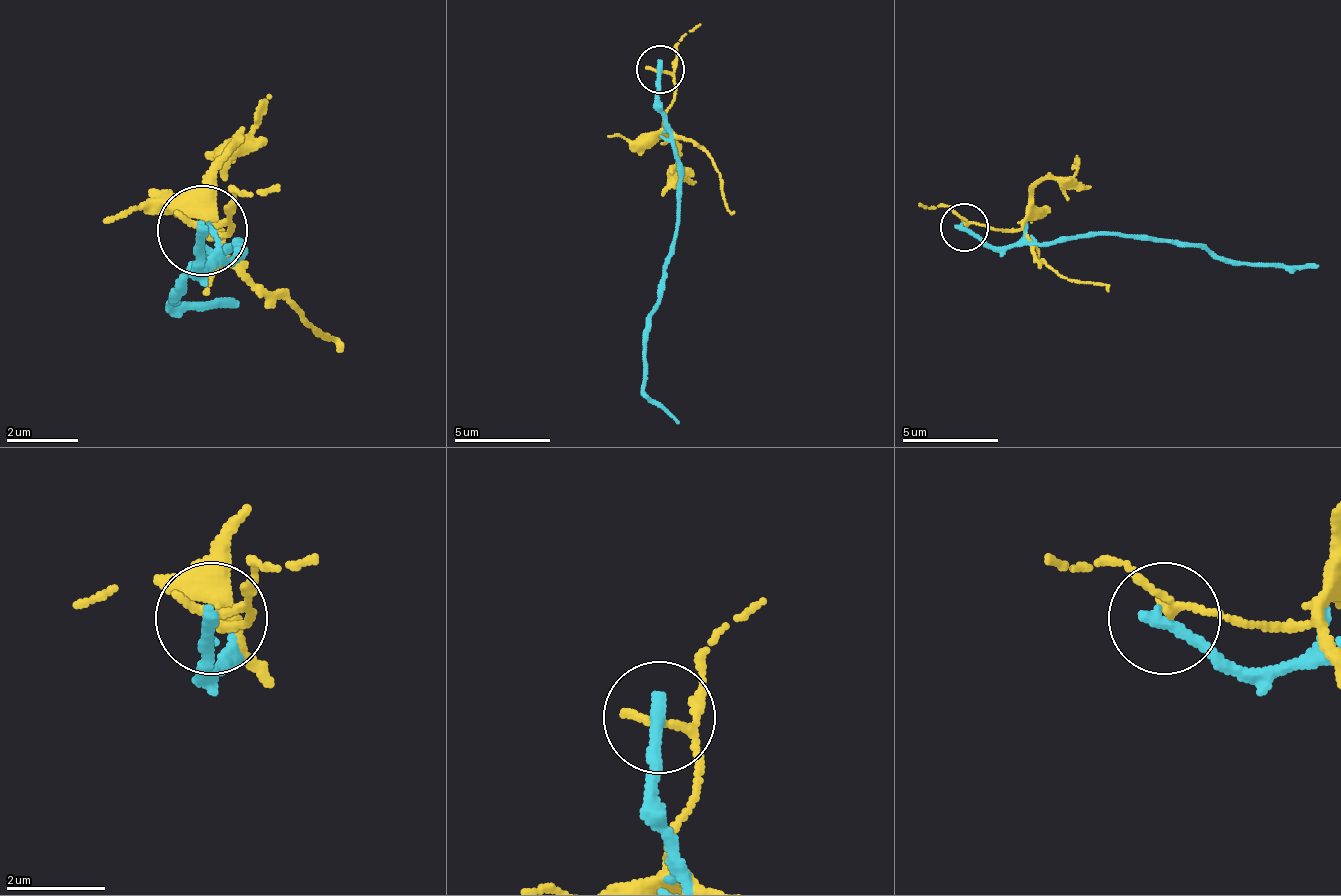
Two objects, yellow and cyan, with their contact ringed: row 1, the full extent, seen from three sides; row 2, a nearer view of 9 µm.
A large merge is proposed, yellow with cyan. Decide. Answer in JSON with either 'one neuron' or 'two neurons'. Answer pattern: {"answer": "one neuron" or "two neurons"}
{"answer": "two neurons"}

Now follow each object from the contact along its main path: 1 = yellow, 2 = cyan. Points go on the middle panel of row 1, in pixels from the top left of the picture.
1: (661, 70), (675, 80), (666, 123), (714, 161), (733, 214)
2: (661, 70), (661, 94), (680, 176), (680, 224), (661, 305), (647, 329), (647, 391), (680, 425)

